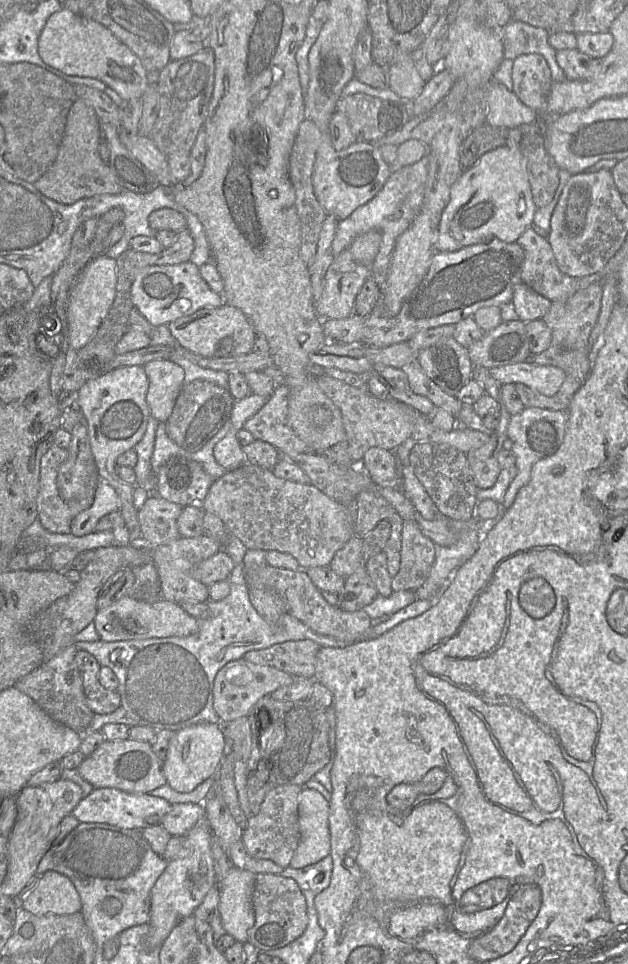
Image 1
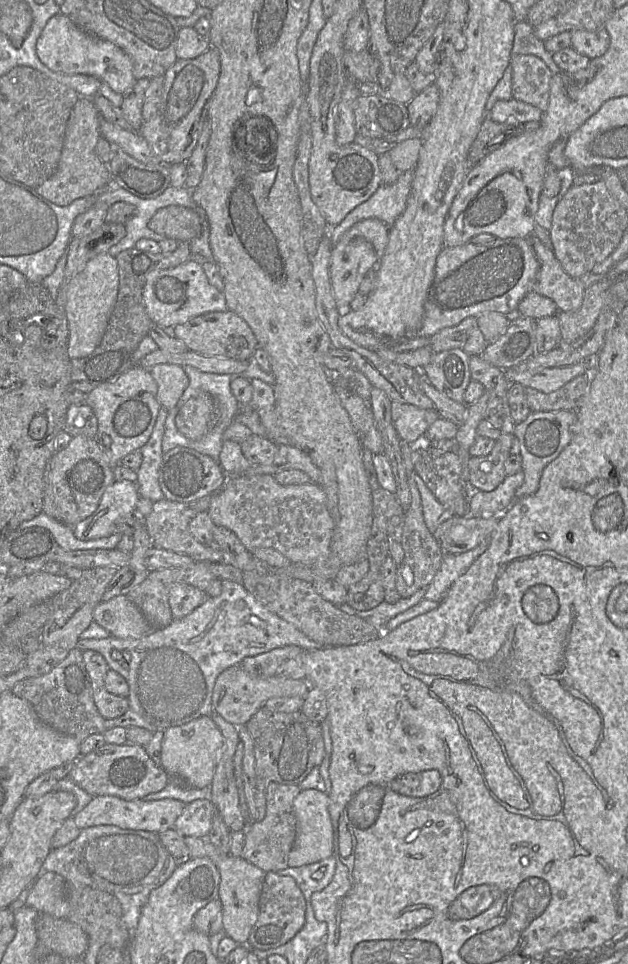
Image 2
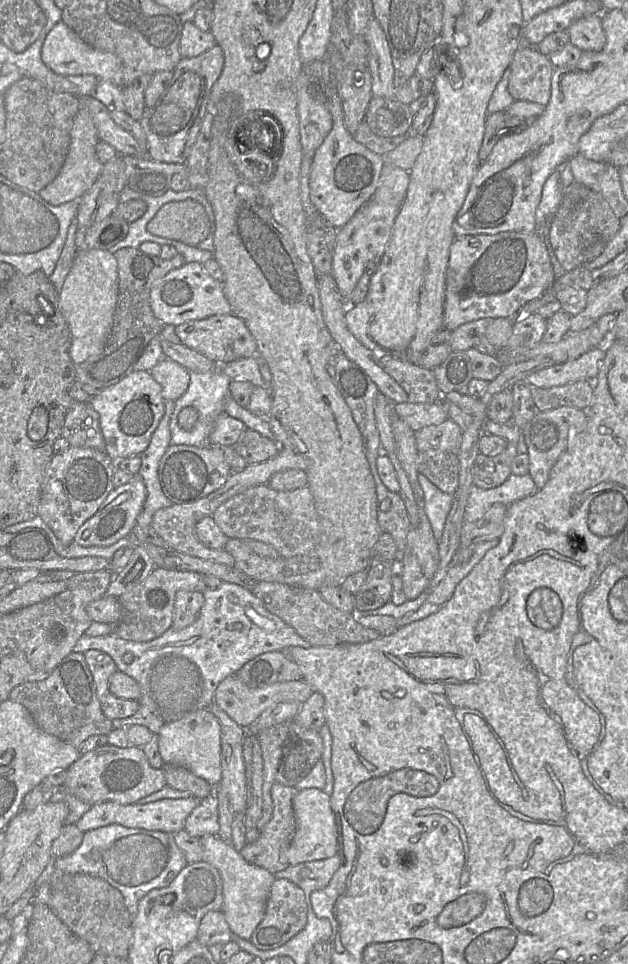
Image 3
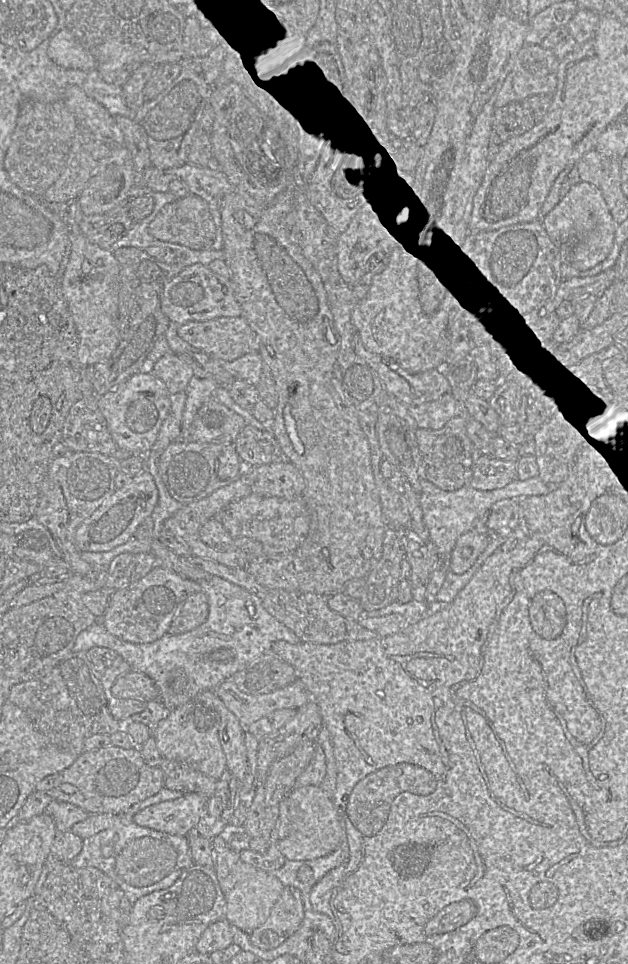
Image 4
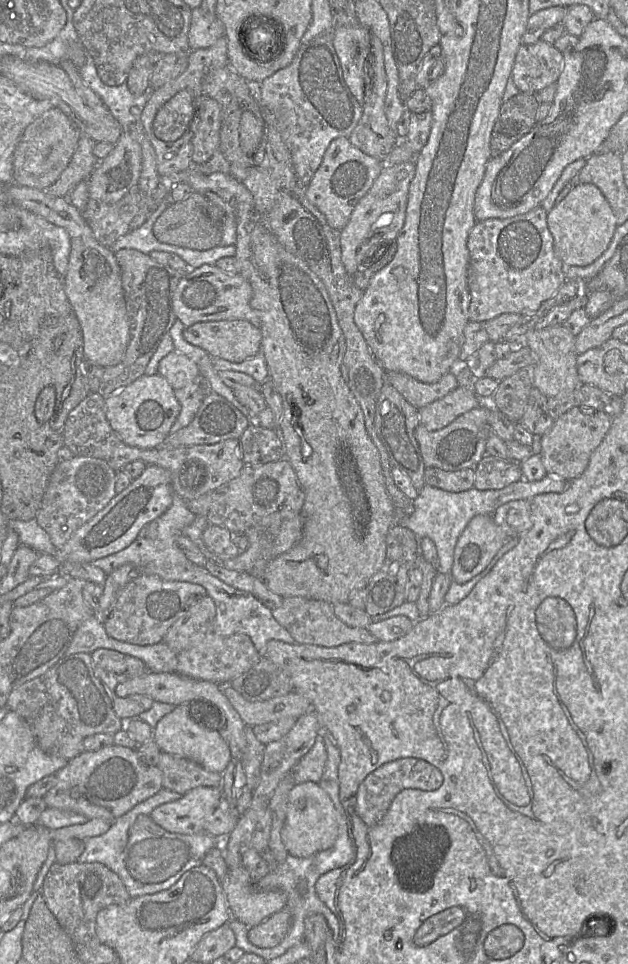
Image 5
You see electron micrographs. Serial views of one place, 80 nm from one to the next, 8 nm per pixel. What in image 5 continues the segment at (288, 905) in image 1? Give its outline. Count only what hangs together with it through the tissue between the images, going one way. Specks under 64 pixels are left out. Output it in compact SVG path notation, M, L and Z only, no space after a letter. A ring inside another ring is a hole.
M285 907L261 924L250 928L248 931L249 942L258 948L275 947L288 934L291 922L291 912Z

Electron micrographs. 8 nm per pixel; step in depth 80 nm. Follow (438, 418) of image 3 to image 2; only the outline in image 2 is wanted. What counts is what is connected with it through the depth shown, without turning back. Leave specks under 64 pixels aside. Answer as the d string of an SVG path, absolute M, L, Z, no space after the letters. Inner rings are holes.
M391 402L391 419L399 438L411 445L423 439L425 432L438 418L435 409L420 409L411 404Z

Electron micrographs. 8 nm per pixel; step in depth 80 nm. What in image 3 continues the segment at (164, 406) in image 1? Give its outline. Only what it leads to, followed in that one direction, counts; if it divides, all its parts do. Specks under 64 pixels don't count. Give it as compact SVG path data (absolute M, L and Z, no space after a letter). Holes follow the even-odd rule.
M169 358L160 360L150 374L160 384L164 400L176 401L187 390L190 382L189 371Z

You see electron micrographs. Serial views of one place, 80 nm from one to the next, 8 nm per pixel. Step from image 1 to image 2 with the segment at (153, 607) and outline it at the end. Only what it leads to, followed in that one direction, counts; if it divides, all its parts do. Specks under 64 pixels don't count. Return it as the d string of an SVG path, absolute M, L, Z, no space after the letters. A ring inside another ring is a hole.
M122 595L101 601L93 610L93 621L121 639L138 639L153 630L138 607Z

